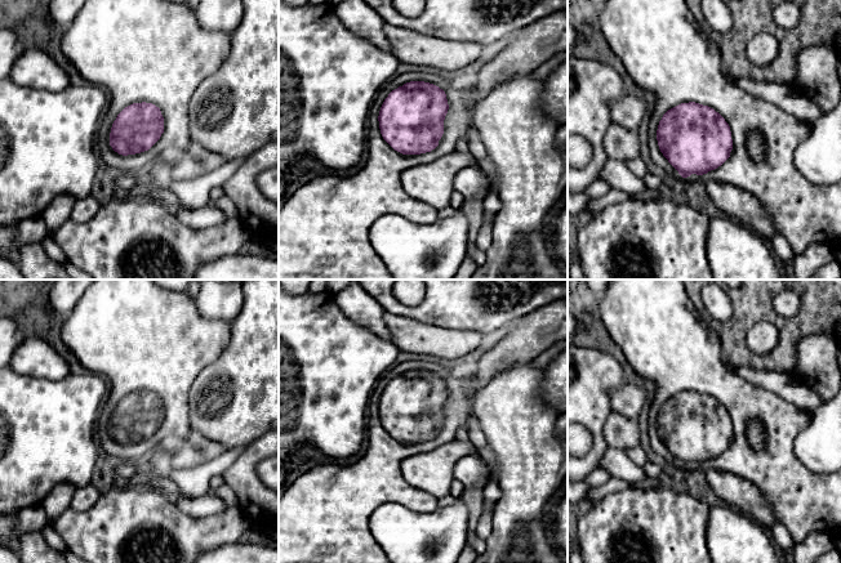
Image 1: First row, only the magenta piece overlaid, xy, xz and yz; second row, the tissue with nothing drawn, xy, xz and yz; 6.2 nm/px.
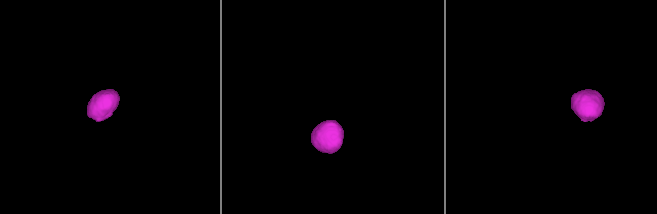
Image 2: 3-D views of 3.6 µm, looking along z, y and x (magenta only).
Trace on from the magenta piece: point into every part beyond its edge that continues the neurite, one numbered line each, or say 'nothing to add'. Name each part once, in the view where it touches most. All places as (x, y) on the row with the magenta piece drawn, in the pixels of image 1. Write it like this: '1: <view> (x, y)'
1: xz (324, 228)

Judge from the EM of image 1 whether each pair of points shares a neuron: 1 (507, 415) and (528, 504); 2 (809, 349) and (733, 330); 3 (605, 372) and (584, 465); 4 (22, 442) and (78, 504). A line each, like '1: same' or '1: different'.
1: same
2: different
3: same
4: different

